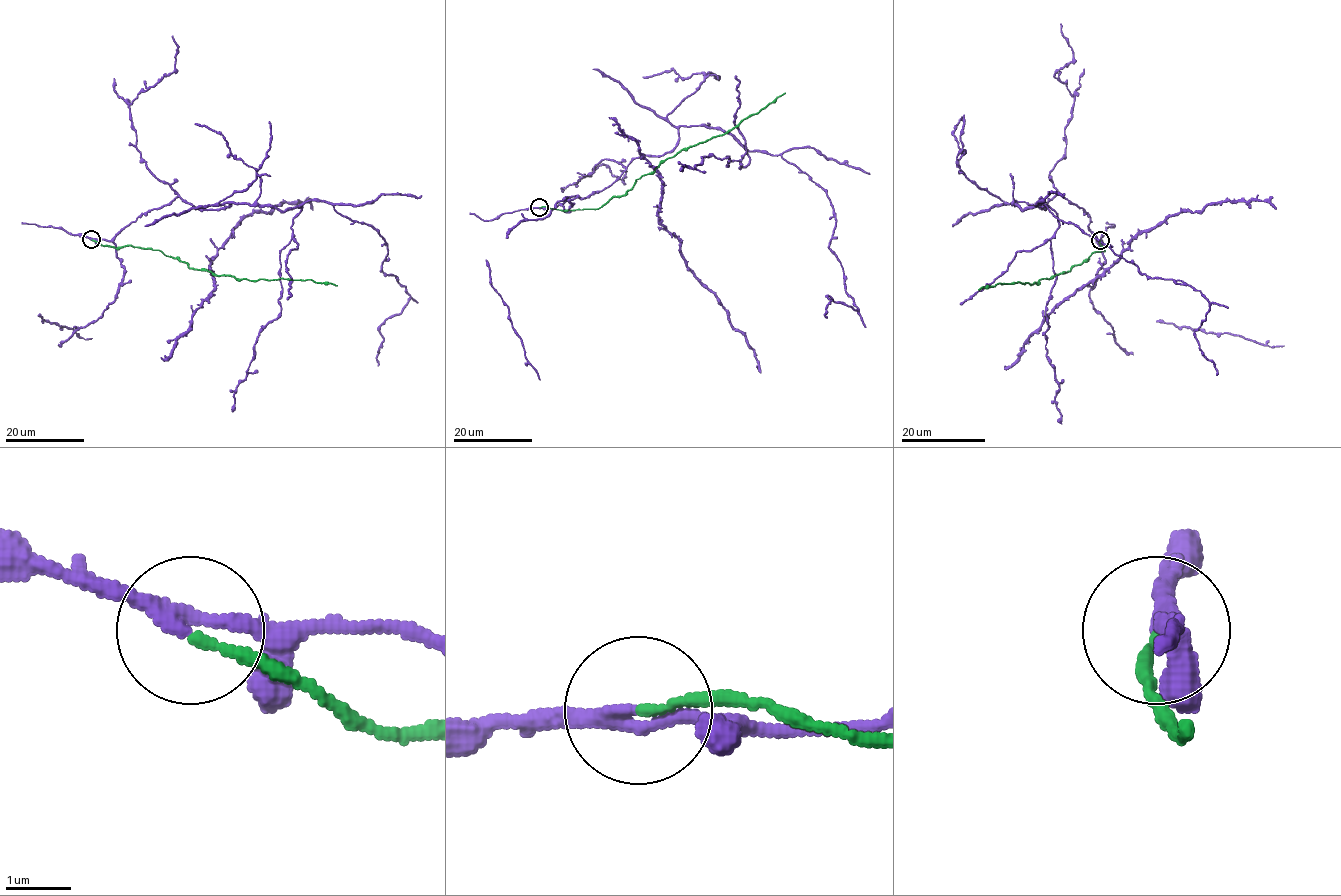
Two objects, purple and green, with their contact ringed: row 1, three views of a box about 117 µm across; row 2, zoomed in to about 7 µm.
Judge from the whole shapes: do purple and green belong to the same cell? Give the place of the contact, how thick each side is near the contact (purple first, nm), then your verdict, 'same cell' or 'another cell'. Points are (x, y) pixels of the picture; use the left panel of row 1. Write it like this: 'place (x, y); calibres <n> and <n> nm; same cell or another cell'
place (91, 239); calibres 200 and 140 nm; another cell

